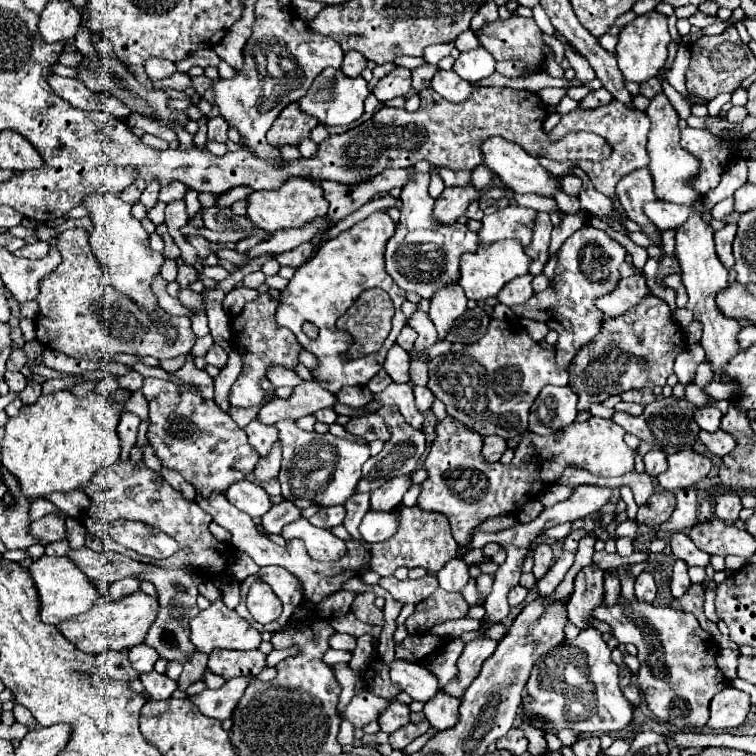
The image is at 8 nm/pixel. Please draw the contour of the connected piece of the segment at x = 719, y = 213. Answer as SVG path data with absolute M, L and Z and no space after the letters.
M729 197L716 204L711 211L711 214L713 218L722 220L732 212L734 212L734 198Z

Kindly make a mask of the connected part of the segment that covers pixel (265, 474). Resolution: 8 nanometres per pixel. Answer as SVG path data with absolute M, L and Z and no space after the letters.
M278 442L272 446L270 454L266 458L262 458L258 464L256 464L256 470L254 470L254 476L262 482L262 480L272 480L272 478L278 478L278 472L280 472L280 448L278 448Z

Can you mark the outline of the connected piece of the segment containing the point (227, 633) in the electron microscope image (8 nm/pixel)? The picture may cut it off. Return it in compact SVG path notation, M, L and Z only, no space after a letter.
M222 600L210 604L204 612L190 620L190 642L198 652L212 652L214 648L228 650L254 650L262 638L250 622L240 618Z

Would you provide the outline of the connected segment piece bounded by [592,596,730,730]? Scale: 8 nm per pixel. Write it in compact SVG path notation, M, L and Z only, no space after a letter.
M618 596L614 606L600 604L594 608L592 616L606 622L620 642L634 644L638 648L638 688L648 710L660 722L668 722L680 730L700 728L708 722L712 696L730 682L724 678L714 660L714 650L718 654L714 638L700 628L694 616L666 606L656 608L640 598L624 600L622 596Z

